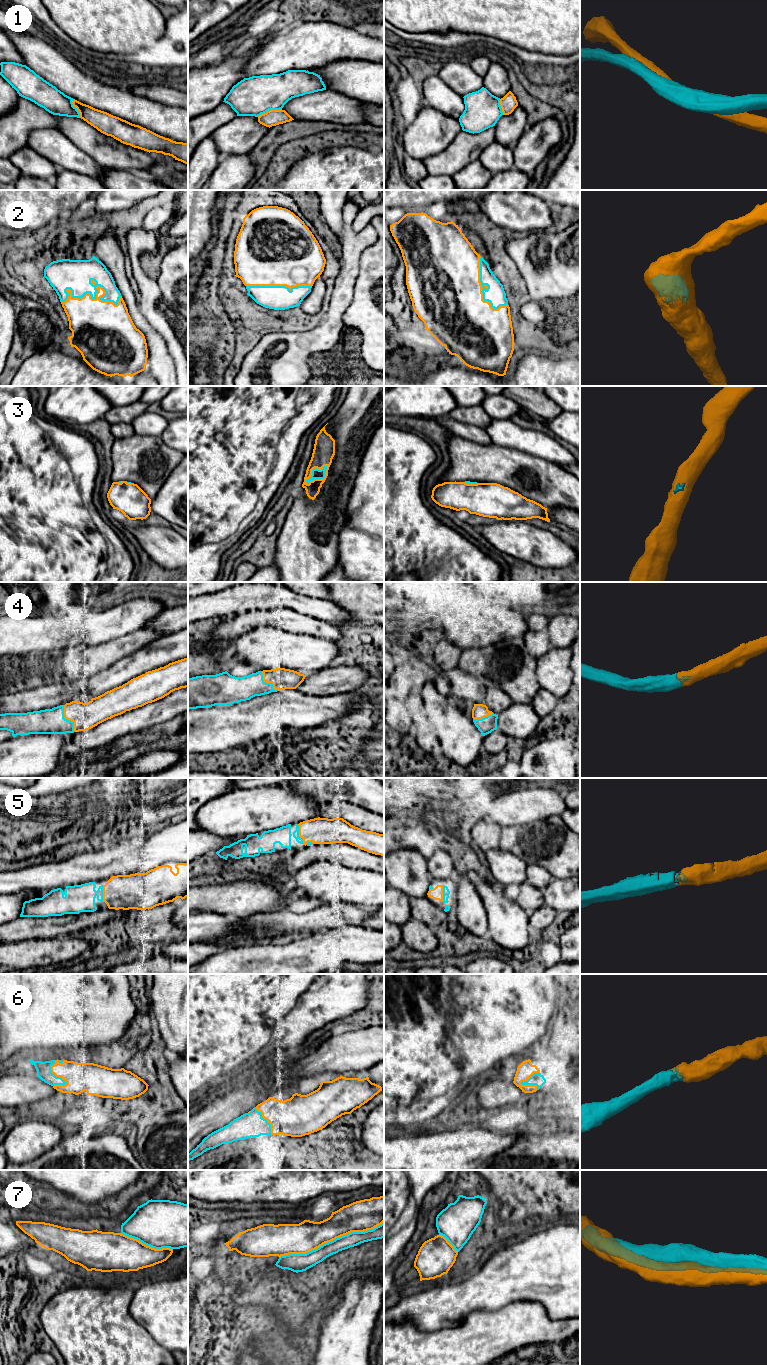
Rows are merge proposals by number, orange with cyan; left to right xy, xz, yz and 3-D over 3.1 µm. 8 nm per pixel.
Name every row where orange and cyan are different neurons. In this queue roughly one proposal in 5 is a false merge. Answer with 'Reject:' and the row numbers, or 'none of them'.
Reject: 1, 7

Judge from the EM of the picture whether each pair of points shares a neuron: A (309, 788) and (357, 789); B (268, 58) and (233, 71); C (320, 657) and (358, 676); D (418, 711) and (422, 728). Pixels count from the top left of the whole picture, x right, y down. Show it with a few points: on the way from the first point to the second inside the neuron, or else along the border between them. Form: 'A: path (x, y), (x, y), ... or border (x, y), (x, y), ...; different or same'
A: path (321, 788), (345, 788); same
B: border (257, 48), (243, 68), (243, 77); different
C: border (331, 665), (309, 675); different
D: path (419, 715), (422, 724); same

